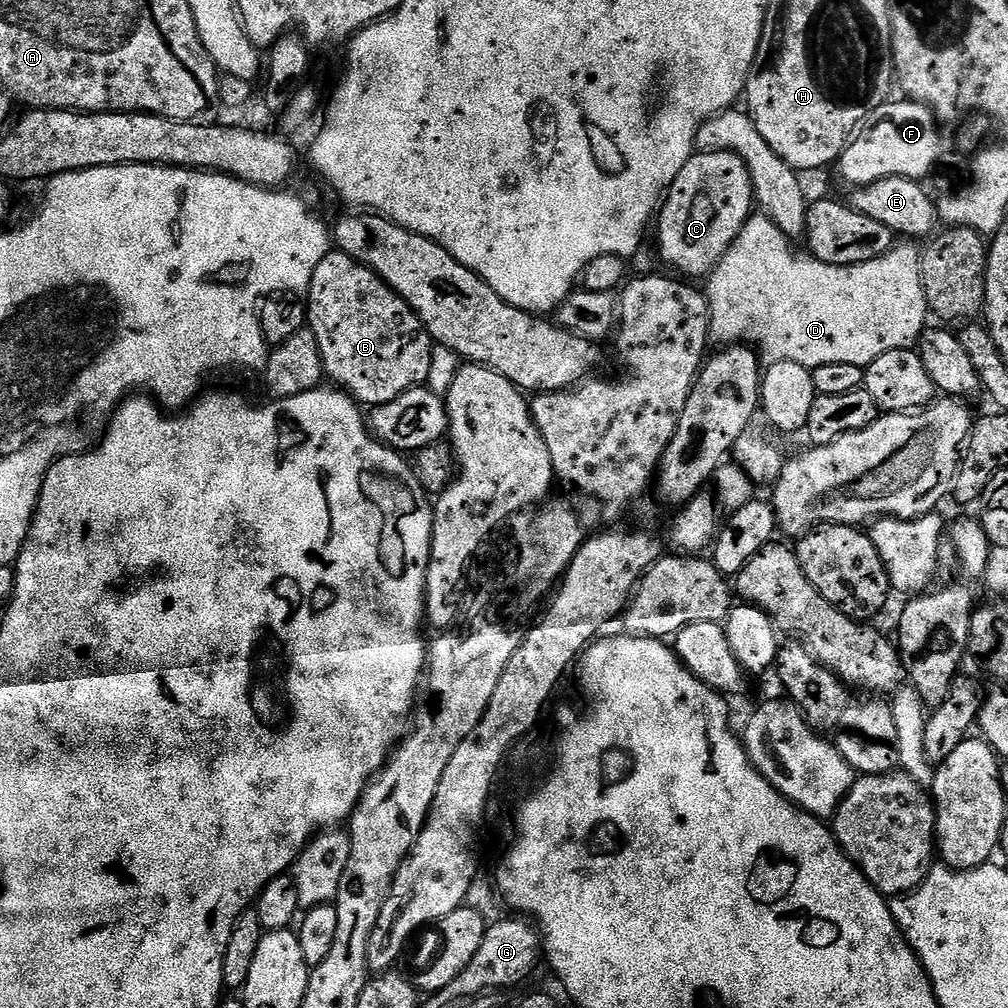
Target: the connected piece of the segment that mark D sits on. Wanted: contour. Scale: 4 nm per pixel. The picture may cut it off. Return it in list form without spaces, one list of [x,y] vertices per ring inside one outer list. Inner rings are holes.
[[[753,214],[744,223],[744,228],[738,234],[738,238],[730,246],[730,250],[720,259],[720,263],[708,273],[706,277],[706,295],[708,297],[708,311],[710,313],[710,336],[713,341],[717,340],[717,345],[731,346],[733,344],[743,344],[745,346],[755,346],[758,355],[765,365],[777,364],[778,362],[798,362],[798,366],[806,366],[814,369],[818,366],[826,366],[830,362],[847,362],[849,366],[858,366],[865,369],[874,362],[874,358],[882,358],[890,350],[902,350],[903,348],[915,349],[921,334],[930,320],[926,294],[922,286],[922,274],[920,273],[921,249],[911,248],[911,243],[897,243],[886,254],[874,258],[870,262],[861,264],[851,264],[850,266],[838,267],[837,264],[823,264],[811,254],[796,256],[792,249],[793,241],[770,217],[763,214]]]

